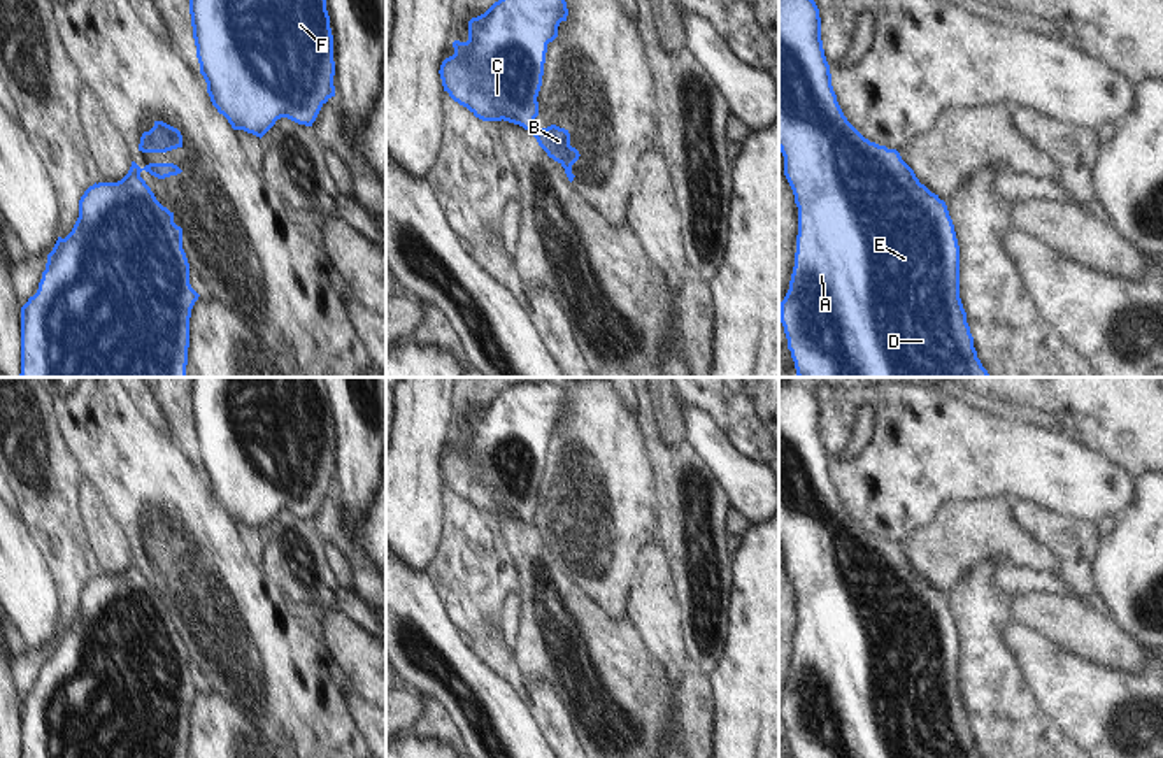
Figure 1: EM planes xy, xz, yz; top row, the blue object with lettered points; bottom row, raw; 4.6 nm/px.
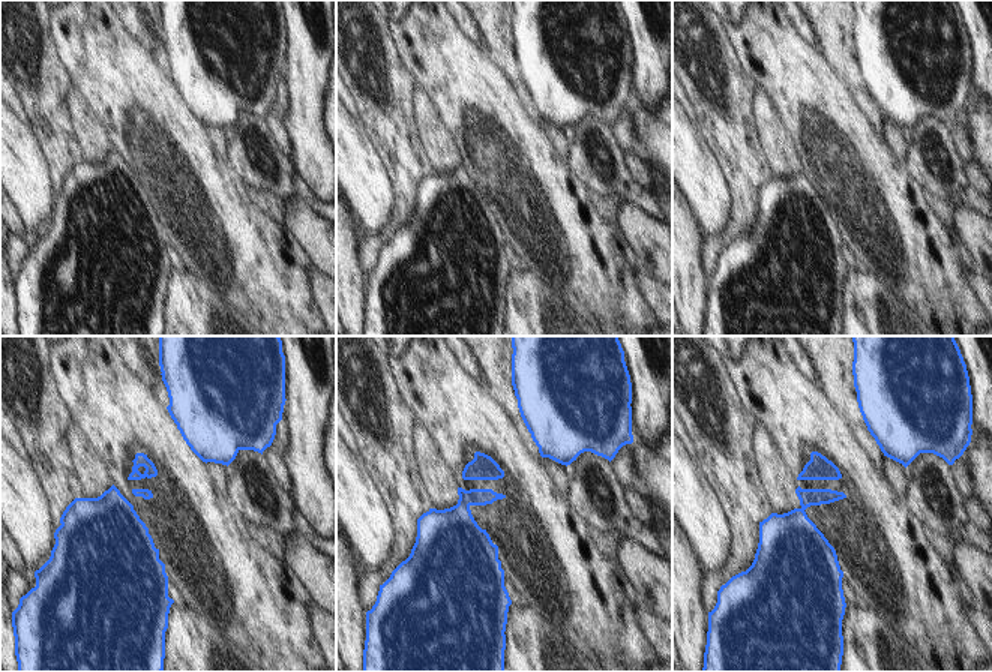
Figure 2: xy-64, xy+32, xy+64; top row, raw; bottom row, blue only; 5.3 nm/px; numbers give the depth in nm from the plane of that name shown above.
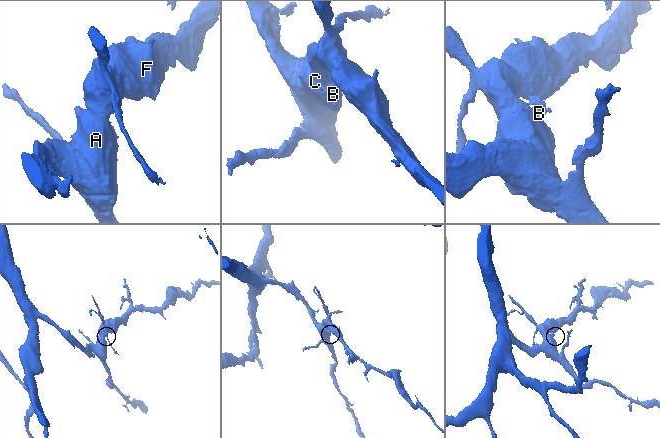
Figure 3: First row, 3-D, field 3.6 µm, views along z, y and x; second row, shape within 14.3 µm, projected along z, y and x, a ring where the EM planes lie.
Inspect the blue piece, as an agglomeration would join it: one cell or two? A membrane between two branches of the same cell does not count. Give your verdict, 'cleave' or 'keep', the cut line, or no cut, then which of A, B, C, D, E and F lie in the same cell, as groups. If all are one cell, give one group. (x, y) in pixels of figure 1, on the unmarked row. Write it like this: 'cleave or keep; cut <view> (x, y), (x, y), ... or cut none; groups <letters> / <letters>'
cleave; cut xy (139, 565), (130, 565), (125, 571); groups A C D E F / B

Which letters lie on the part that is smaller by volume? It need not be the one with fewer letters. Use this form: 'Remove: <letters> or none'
Remove: B

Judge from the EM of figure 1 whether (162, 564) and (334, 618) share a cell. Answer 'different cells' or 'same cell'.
different cells

